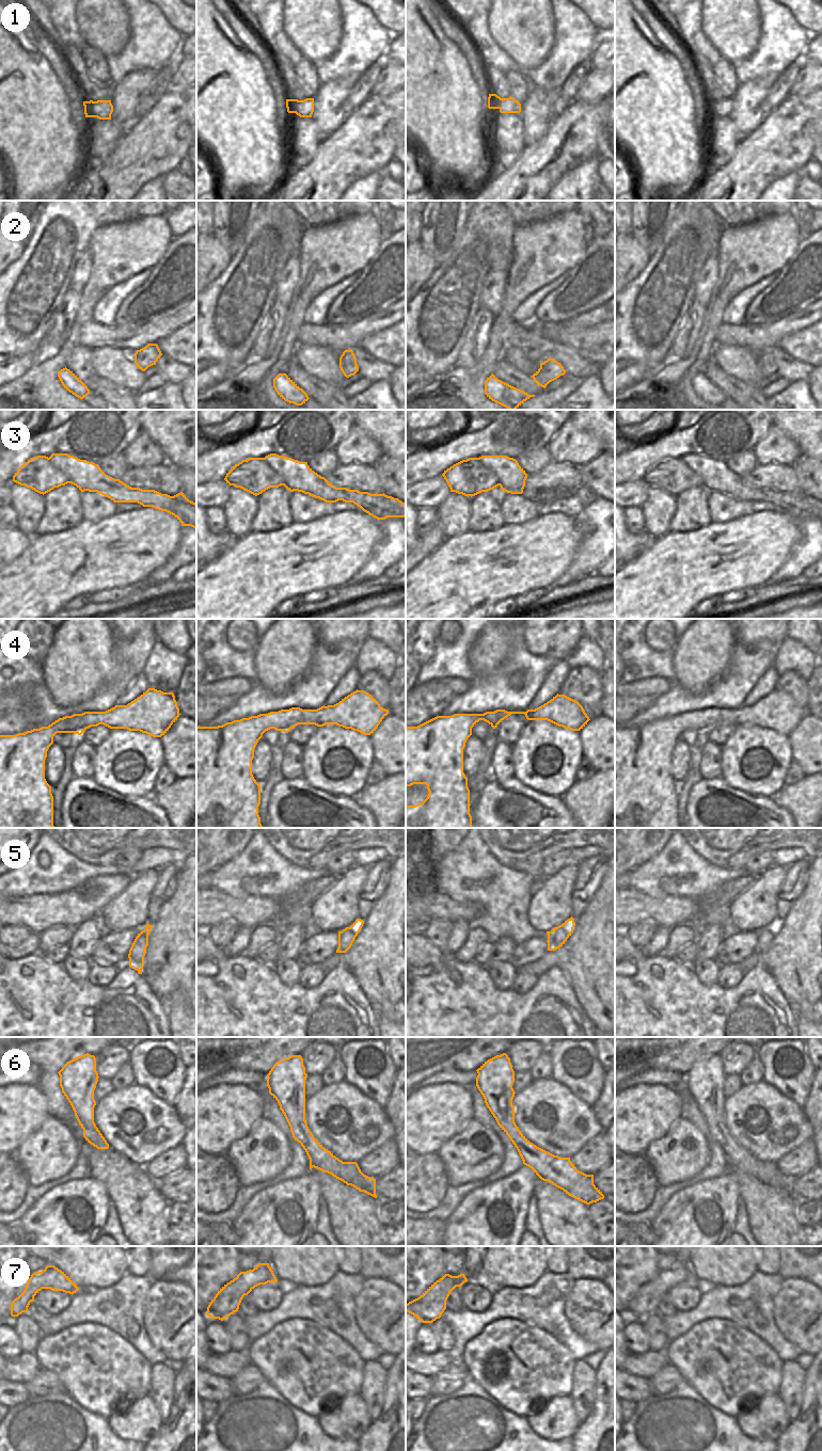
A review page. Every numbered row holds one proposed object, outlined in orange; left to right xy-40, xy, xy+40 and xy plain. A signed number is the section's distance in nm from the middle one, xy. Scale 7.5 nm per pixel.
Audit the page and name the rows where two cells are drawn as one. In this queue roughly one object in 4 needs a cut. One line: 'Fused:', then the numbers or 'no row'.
Fused: 3

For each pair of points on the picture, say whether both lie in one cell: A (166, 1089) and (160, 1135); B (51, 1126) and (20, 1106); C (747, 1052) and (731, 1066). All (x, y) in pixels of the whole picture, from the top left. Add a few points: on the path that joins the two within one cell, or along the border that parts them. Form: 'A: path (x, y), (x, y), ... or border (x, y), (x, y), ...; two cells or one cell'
A: border (143, 1087), (146, 1087), (157, 1097), (172, 1105); two cells
B: border (48, 1116), (26, 1138); two cells
C: path (743, 1054), (736, 1062); one cell

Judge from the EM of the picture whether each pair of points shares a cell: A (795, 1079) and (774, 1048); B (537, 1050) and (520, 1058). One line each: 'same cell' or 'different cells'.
A: same cell
B: same cell

